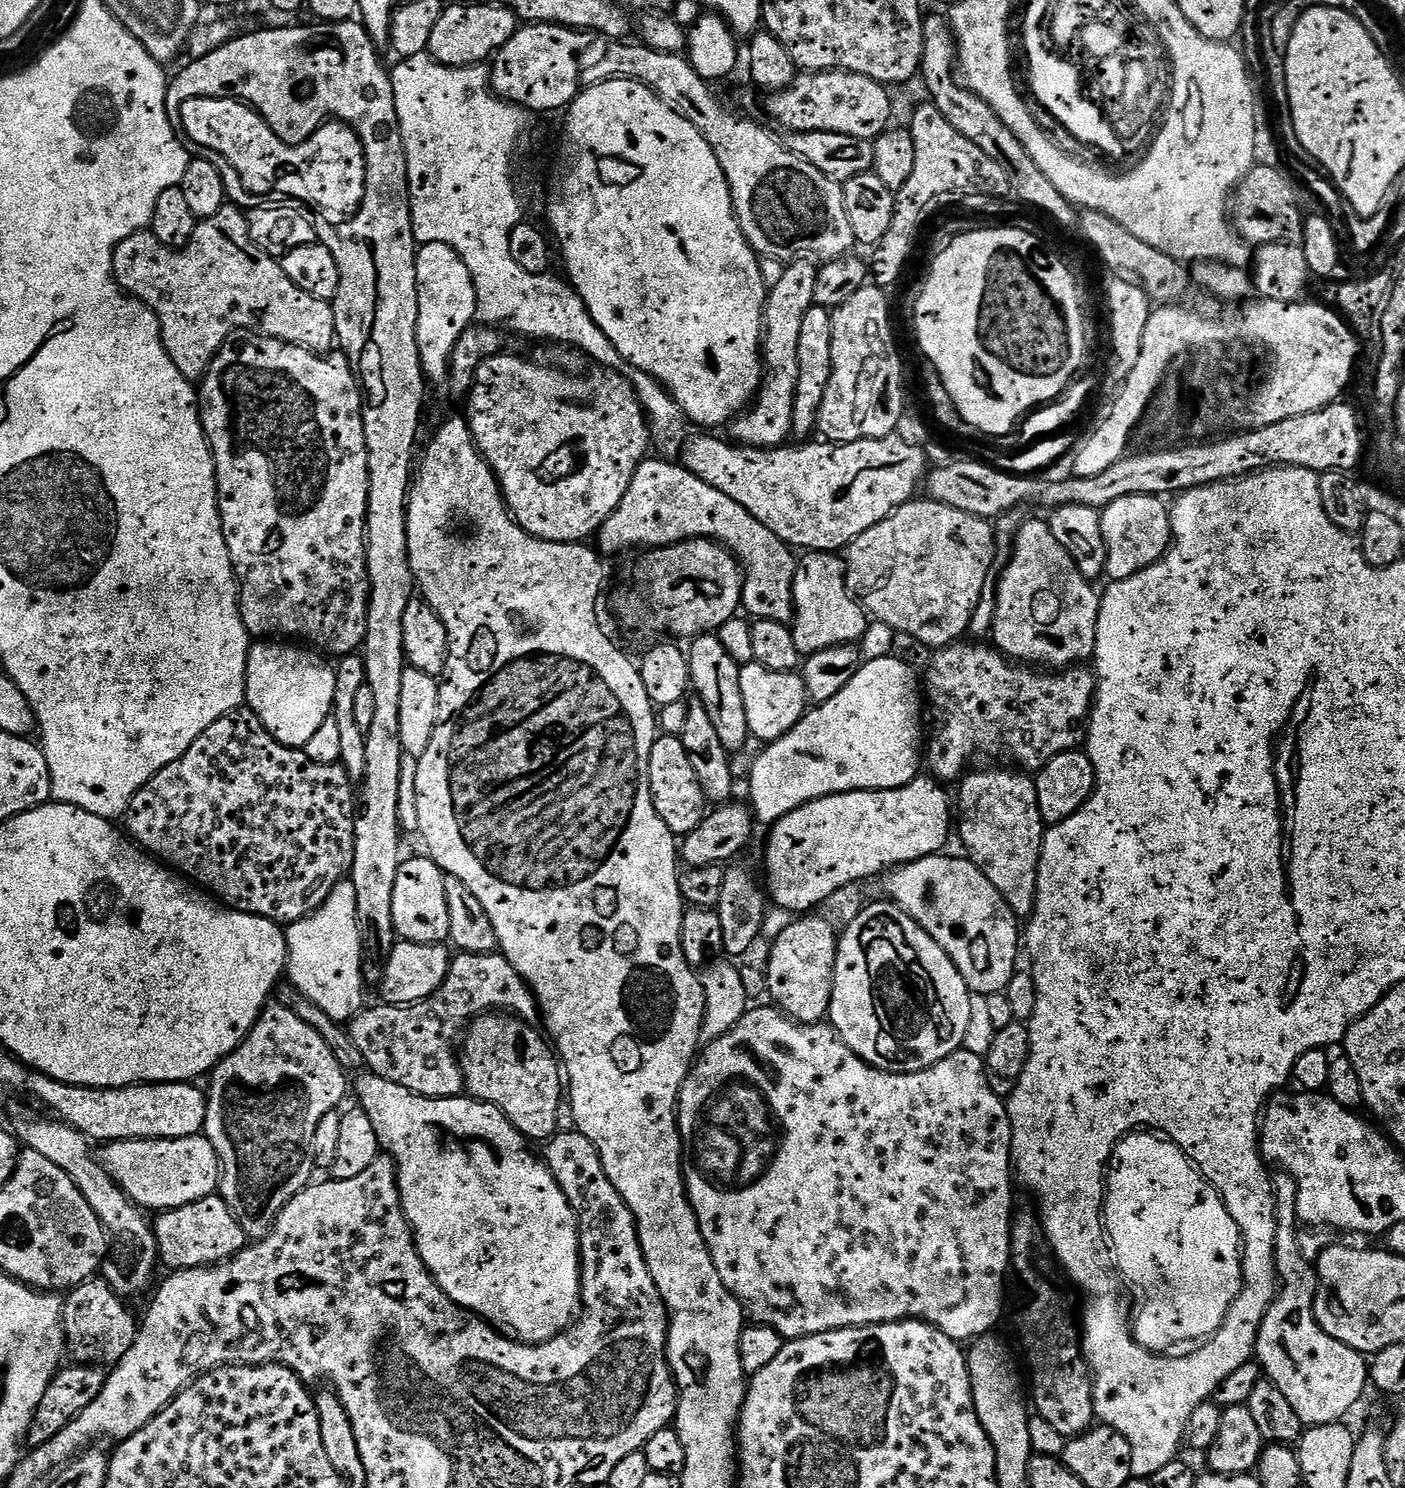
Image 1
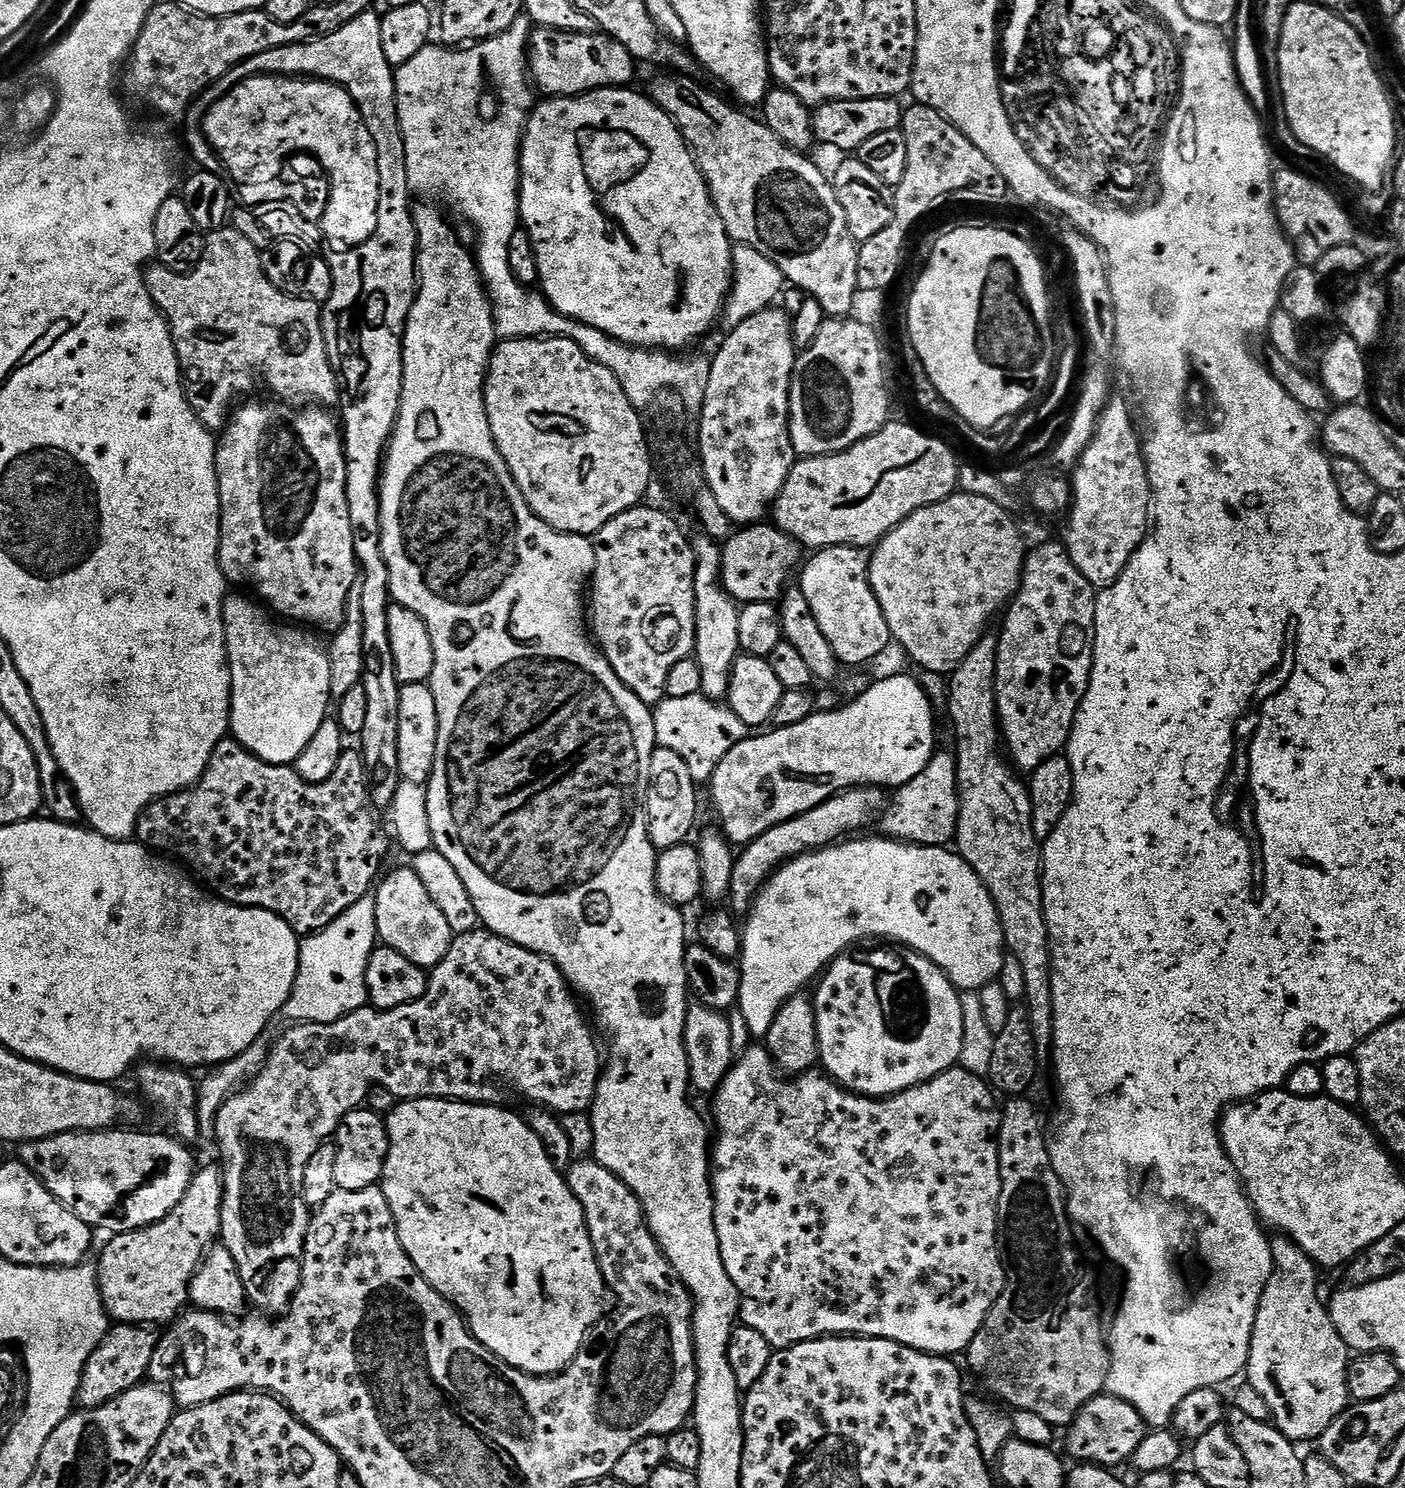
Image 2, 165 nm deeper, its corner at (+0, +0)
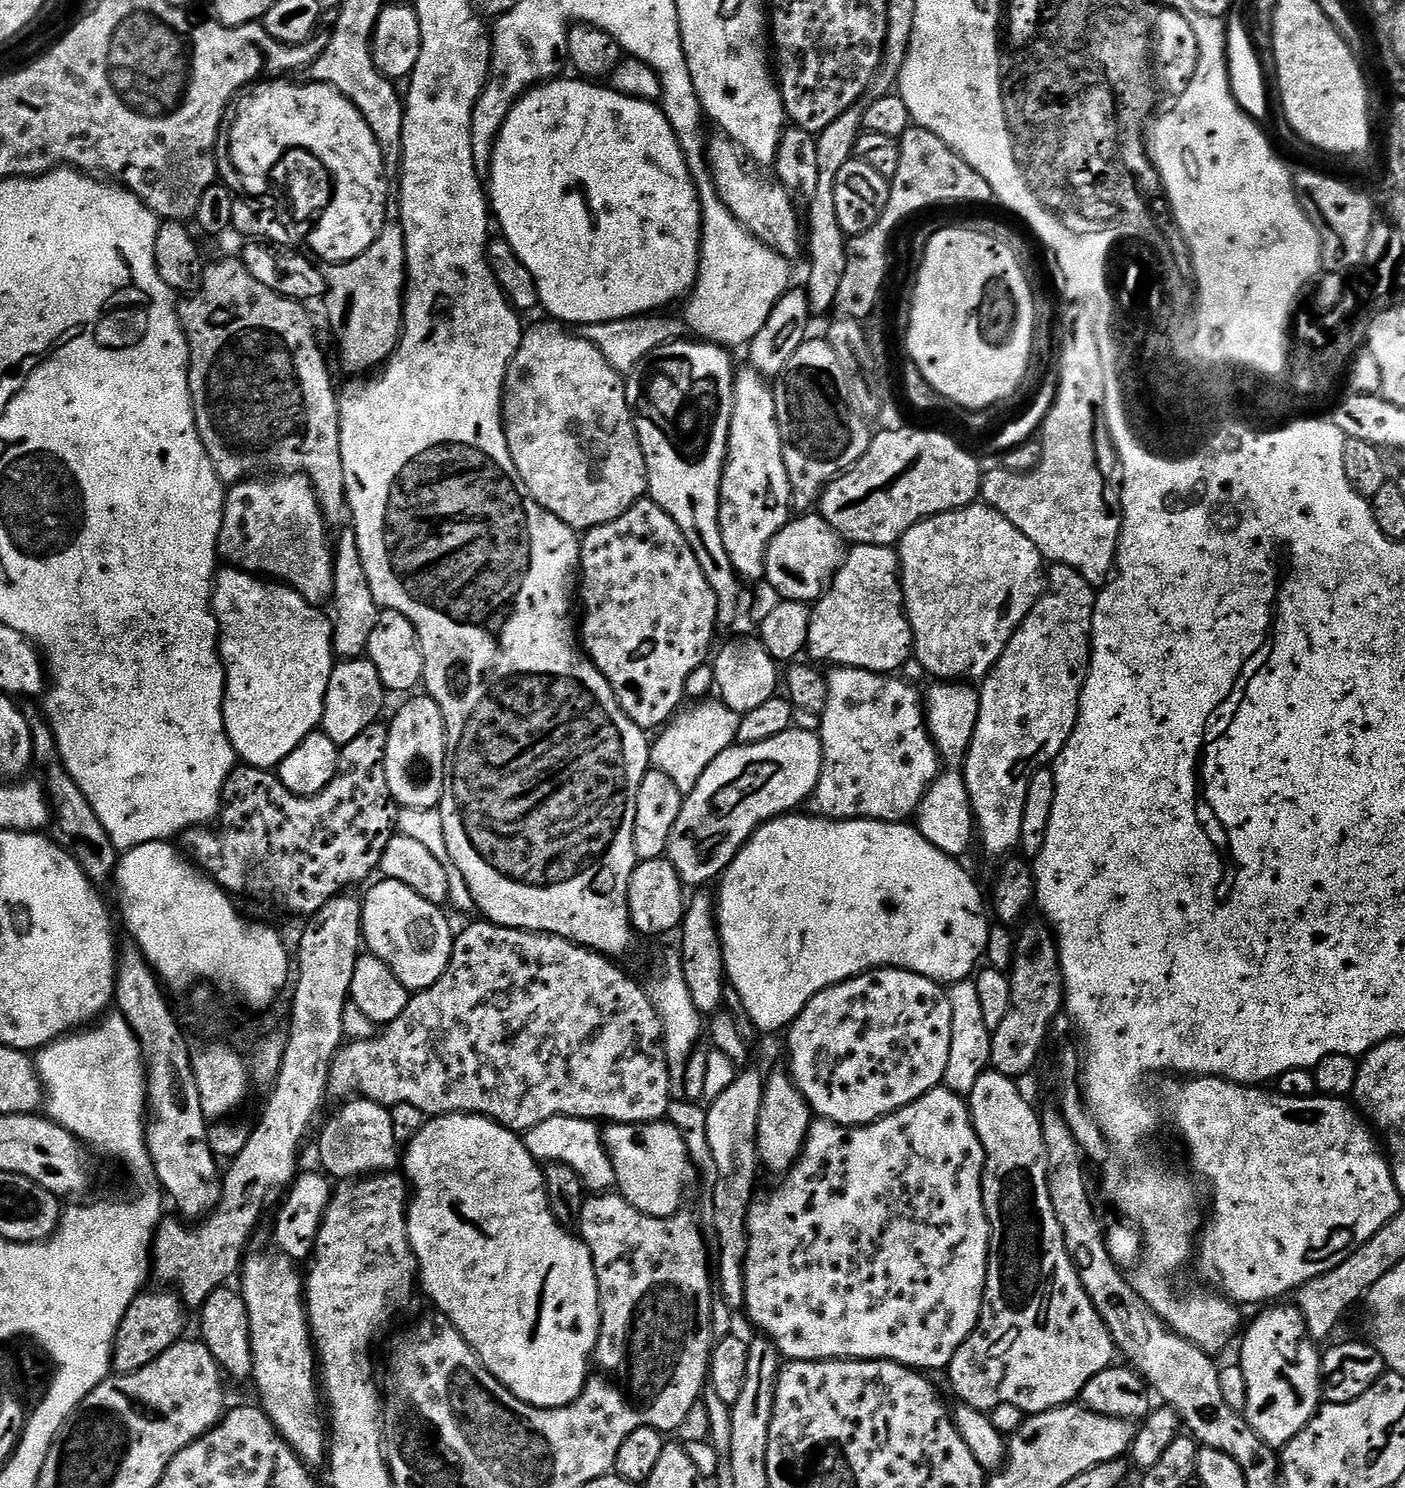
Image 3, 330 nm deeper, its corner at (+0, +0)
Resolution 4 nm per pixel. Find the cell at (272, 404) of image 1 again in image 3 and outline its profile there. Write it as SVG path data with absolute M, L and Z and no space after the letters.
M276 474L271 478L249 478L227 489L218 552L231 567L275 578L311 604L324 606L333 599L336 565L328 531L324 511L307 476Z

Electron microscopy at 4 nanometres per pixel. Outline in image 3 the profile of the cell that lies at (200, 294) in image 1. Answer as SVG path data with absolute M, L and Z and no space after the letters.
M243 259L209 263L201 288L178 304L180 325L188 339L188 389L196 429L225 485L260 473L303 474L312 481L325 521L335 526L340 515L345 515L348 502L340 449L340 401L324 352L316 341L312 316L304 308L301 301L287 300L262 286L246 270Z

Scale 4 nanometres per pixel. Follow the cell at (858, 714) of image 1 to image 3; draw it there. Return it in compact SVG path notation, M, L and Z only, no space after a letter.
M793 726L788 731L778 734L778 738L770 738L757 744L736 744L724 753L718 754L698 779L693 792L685 795L682 814L678 814L678 822L674 822L674 830L670 834L666 859L672 863L683 884L708 886L712 879L713 883L727 868L729 862L744 849L744 843L767 820L795 813L799 809L796 807L799 804L801 807L818 786L823 761L824 751L820 745L819 735L815 731L807 732L799 726Z

